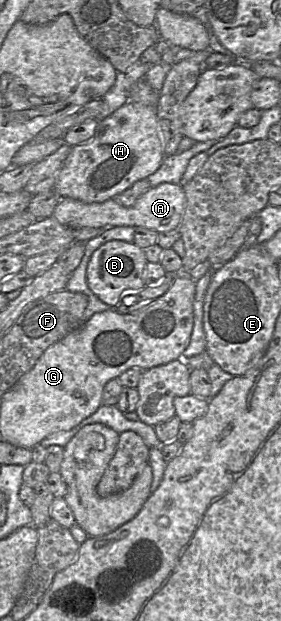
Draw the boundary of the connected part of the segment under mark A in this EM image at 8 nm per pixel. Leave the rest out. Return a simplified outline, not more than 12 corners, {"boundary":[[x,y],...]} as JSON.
{"boundary":[[160,183],[125,207],[114,198],[61,198],[53,217],[73,229],[179,229],[180,184]]}

